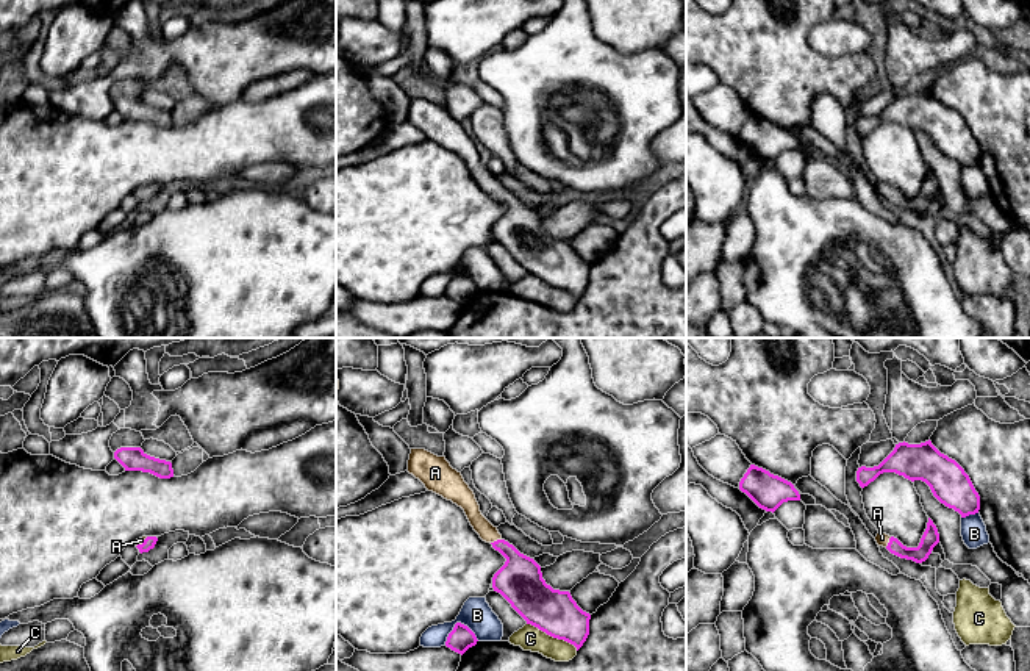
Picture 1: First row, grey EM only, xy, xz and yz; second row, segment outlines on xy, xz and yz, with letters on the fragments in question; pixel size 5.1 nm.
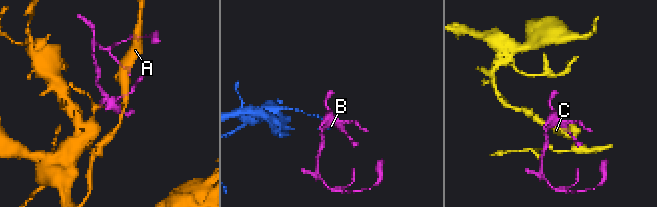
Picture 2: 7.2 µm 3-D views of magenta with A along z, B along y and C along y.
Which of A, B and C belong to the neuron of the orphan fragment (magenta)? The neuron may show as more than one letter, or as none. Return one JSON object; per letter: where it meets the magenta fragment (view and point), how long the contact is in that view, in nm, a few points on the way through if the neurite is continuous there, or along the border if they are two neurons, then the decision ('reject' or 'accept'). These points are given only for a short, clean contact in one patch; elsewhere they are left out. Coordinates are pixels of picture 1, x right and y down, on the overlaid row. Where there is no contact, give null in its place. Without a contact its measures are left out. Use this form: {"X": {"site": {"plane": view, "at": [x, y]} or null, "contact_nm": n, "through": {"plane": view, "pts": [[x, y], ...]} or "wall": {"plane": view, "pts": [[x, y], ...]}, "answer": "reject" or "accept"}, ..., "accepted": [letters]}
{"A": {"site": {"plane": "xz", "at": [497, 540]}, "contact_nm": 60, "through": {"plane": "xz", "pts": [[519, 581], [514, 559], [497, 540], [489, 534]]}, "answer": "accept"}, "B": {"site": {"plane": "xz", "at": [457, 623]}, "contact_nm": 190, "wall": {"plane": "xz", "pts": [[479, 640], [466, 626], [457, 623], [444, 645]]}, "answer": "reject"}, "C": {"site": {"plane": "xz", "at": [552, 635]}, "contact_nm": 300, "answer": "reject"}, "accepted": ["A"]}

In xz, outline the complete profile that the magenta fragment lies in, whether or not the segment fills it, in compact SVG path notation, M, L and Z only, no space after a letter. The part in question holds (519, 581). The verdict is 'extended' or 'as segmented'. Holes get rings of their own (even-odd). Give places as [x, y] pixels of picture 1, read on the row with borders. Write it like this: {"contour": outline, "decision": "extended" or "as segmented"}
{"contour": "M411 449L408 472L428 491L461 507L480 538L506 558L492 577L494 591L500 593L527 624L574 644L578 651L589 635L591 615L577 605L569 591L547 585L541 566L502 538L497 527L481 515L475 494L461 472L453 469L445 457L425 449Z", "decision": "extended"}

